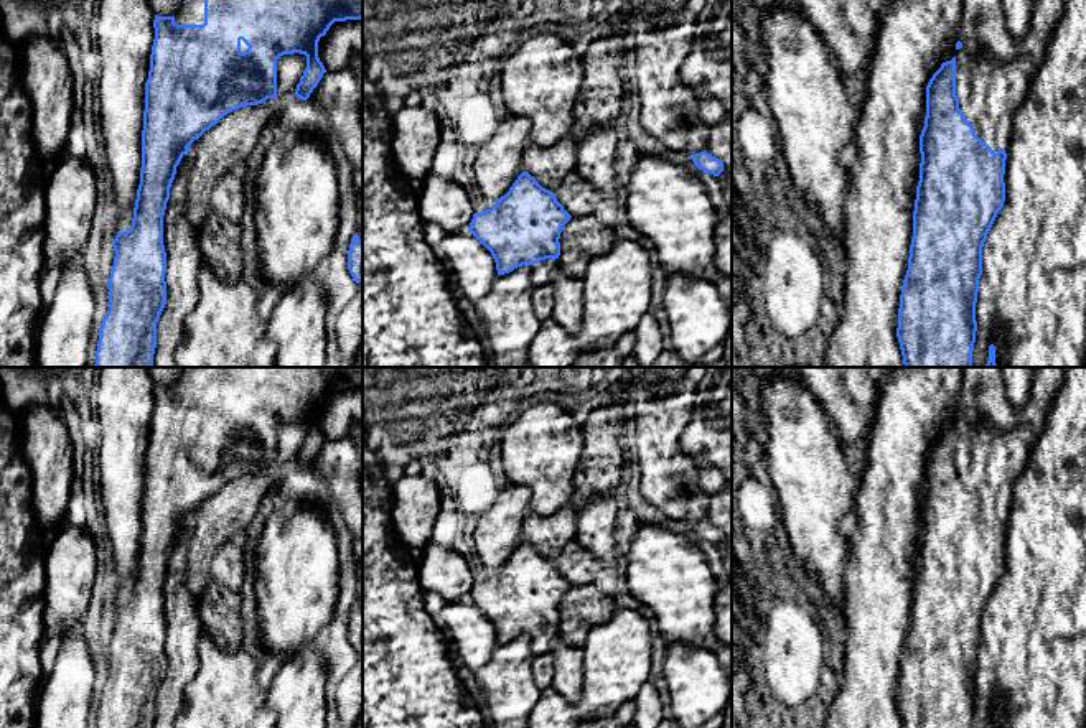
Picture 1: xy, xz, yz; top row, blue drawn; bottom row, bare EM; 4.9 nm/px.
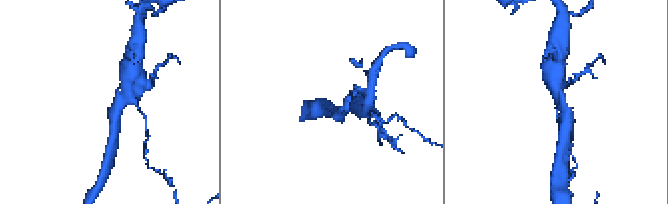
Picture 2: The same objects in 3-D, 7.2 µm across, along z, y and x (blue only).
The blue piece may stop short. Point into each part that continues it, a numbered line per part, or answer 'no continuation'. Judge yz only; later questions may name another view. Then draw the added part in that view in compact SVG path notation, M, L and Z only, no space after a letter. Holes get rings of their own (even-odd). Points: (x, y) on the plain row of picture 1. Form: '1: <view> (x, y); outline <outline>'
1: yz (994, 440); outline M964 367L957 405L967 413L956 422L956 464L976 504L994 522L1009 520L1015 483L1045 427L1045 415L1063 382L1065 367L1033 367L1032 389L1022 407L1010 404L1000 367Z

